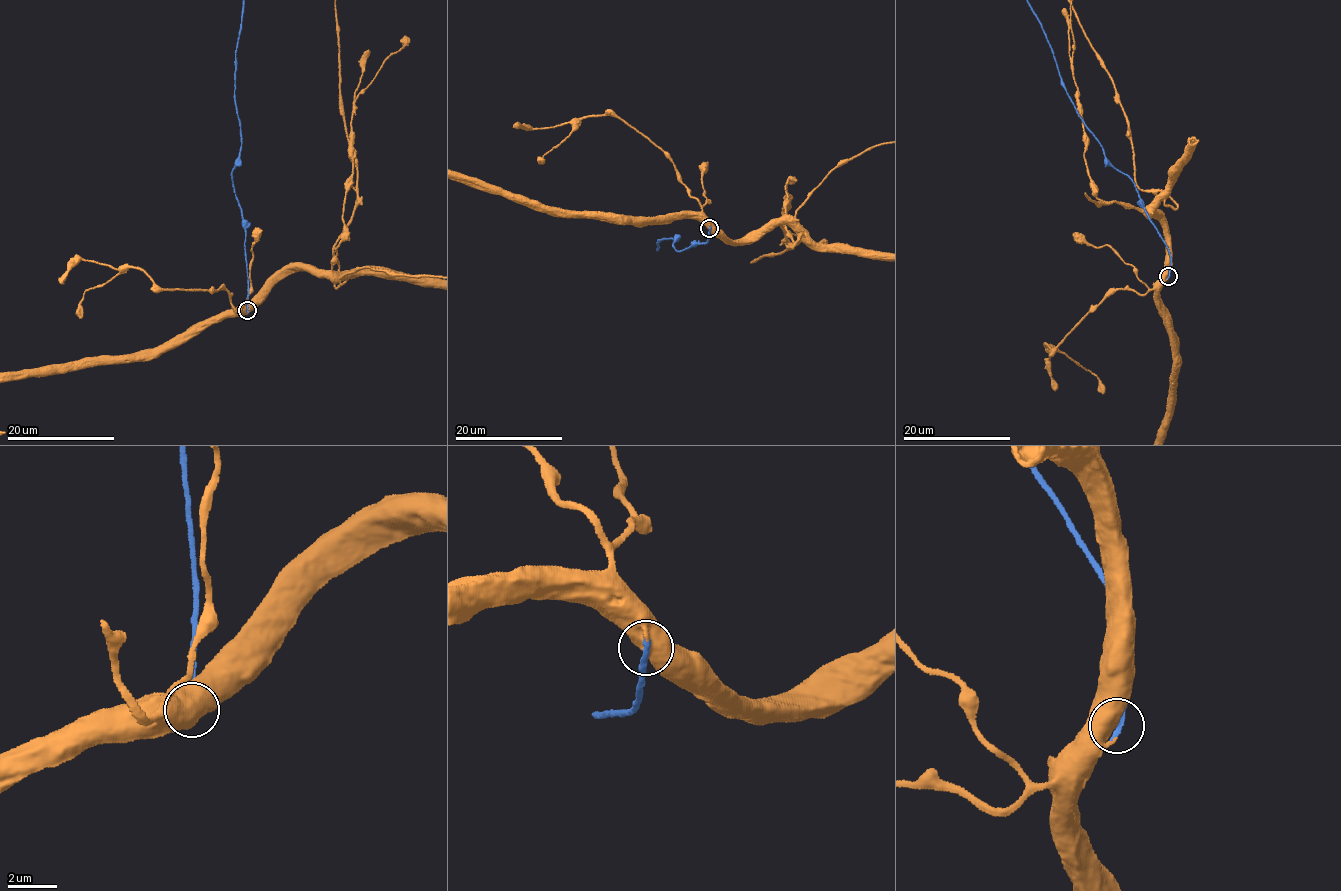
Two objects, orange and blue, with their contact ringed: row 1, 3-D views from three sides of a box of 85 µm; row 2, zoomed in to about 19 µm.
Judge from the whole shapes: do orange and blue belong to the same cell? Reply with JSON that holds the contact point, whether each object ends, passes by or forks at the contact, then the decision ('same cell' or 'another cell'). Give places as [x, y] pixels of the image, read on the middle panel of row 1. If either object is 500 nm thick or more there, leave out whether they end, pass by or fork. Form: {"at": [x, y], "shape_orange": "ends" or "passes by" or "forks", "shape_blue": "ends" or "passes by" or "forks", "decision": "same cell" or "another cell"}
{"at": [709, 228], "decision": "same cell"}

